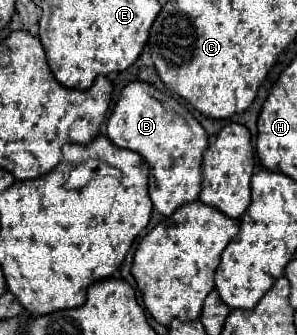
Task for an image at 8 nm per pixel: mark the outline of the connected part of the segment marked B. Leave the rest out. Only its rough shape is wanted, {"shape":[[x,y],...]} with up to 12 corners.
{"shape":[[129,82],[107,138],[149,164],[171,216],[199,200],[203,126],[175,98]]}

